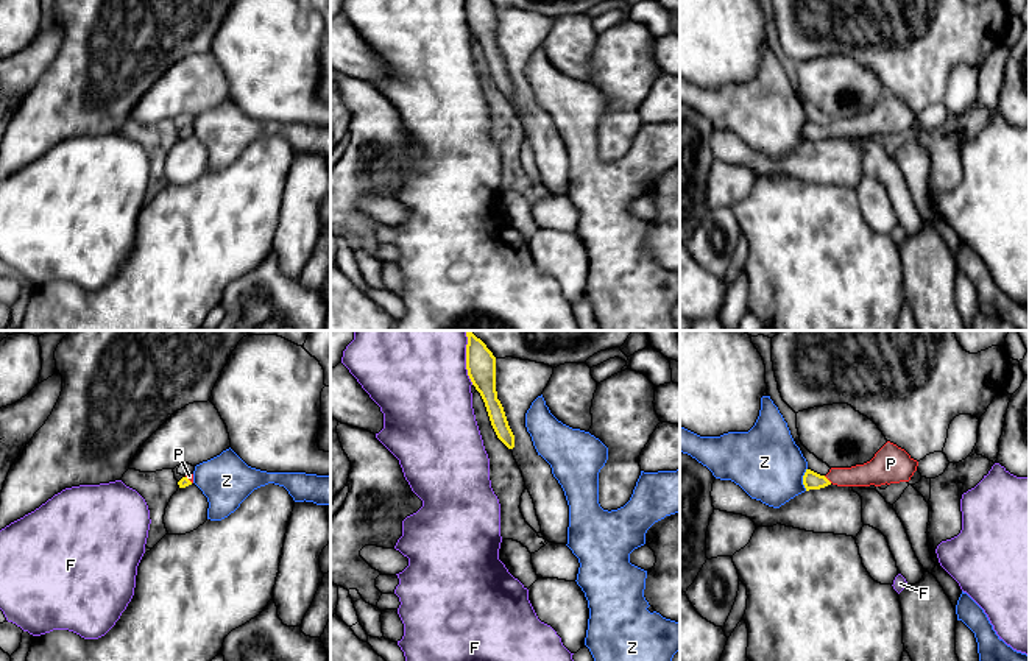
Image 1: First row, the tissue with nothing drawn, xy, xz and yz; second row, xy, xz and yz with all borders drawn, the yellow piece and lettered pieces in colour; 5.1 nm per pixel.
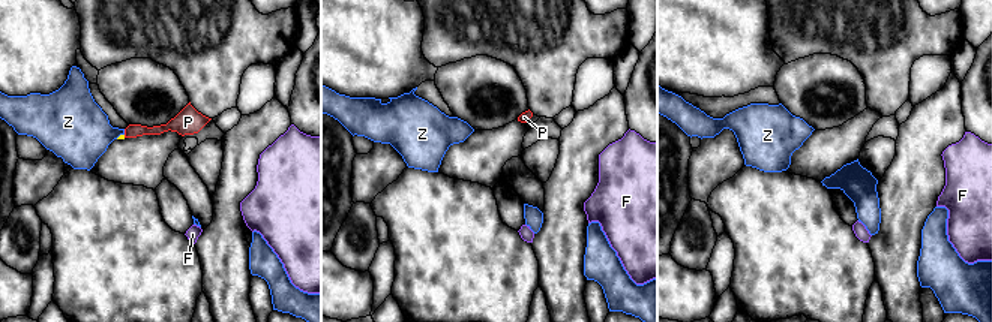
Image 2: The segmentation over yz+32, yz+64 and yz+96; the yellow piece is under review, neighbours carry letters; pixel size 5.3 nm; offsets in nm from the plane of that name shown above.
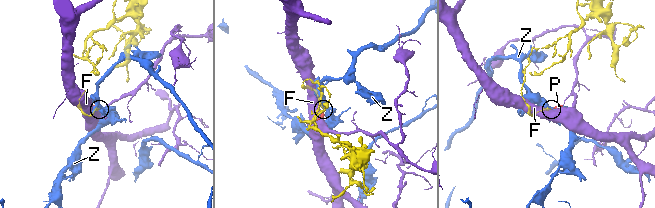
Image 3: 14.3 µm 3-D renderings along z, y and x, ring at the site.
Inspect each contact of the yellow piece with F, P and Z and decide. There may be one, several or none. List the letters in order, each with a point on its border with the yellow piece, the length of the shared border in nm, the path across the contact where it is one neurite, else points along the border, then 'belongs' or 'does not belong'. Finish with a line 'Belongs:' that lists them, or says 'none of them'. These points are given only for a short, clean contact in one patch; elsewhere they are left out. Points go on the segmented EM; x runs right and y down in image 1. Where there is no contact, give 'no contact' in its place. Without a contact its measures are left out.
F: xz (466, 357) | 280 nm | does not belong
P: yz (827, 479) | 60 nm | across yz (811, 480), (827, 479), (872, 473) | belongs
Z: yz (803, 479) | 120 nm | does not belong
Belongs: P

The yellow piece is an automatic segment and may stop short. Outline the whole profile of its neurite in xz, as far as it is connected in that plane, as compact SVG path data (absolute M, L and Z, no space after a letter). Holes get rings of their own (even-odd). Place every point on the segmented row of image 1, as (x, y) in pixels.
M466 330L468 345L466 345L466 369L468 376L480 393L491 426L497 438L508 447L514 447L514 435L508 426L504 407L497 399L496 391L496 357L486 348L486 345L477 338L471 330Z

